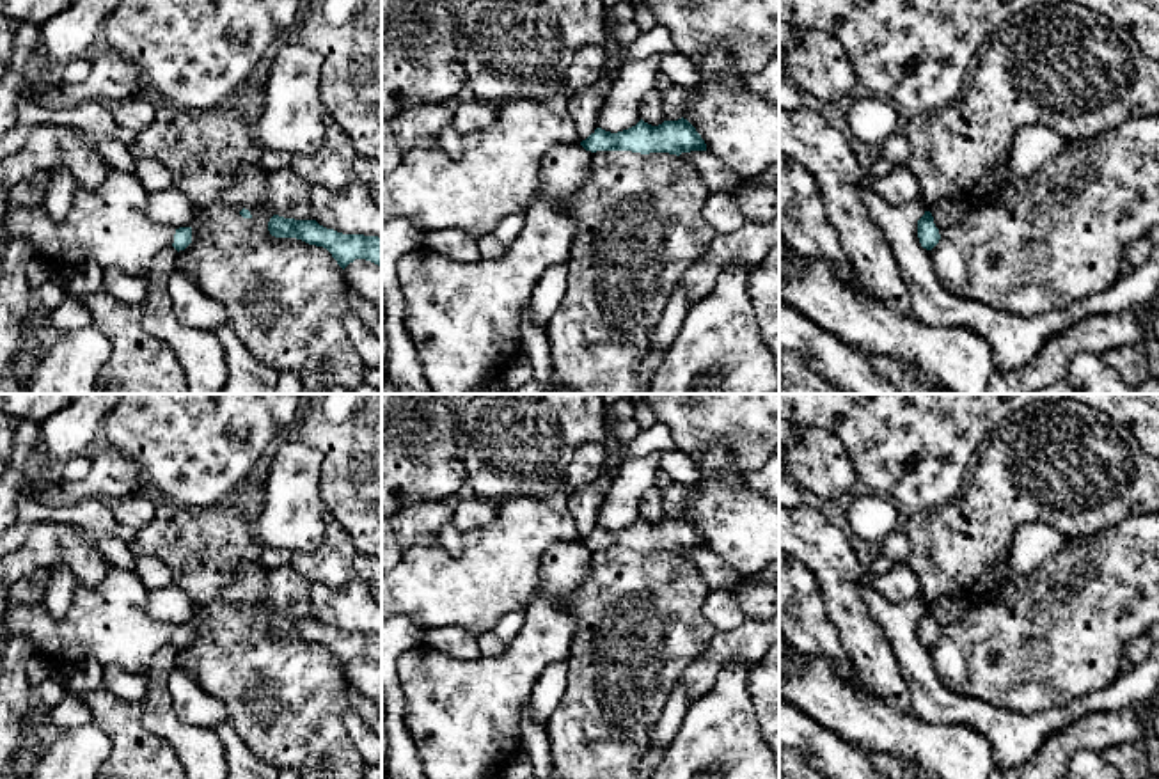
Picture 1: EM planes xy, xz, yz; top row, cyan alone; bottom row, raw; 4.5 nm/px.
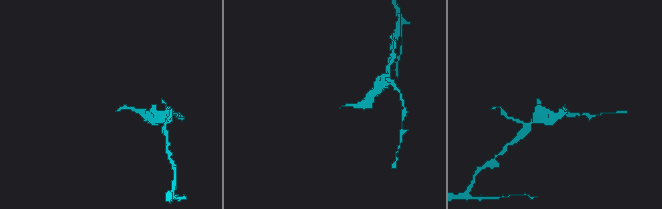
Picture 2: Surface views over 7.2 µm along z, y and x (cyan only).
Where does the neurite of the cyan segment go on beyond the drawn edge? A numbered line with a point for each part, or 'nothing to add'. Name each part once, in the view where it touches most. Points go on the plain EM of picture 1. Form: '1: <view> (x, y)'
nothing to add

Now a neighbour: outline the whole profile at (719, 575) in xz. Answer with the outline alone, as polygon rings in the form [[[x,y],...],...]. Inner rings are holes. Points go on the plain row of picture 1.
[[[690,548],[682,550],[680,554],[698,566],[699,573],[712,589],[729,591],[737,580],[742,578],[733,566],[708,548]]]

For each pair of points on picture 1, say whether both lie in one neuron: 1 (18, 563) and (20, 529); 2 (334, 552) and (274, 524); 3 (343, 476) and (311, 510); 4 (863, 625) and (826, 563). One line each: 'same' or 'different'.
1: different
2: different
3: different
4: same

